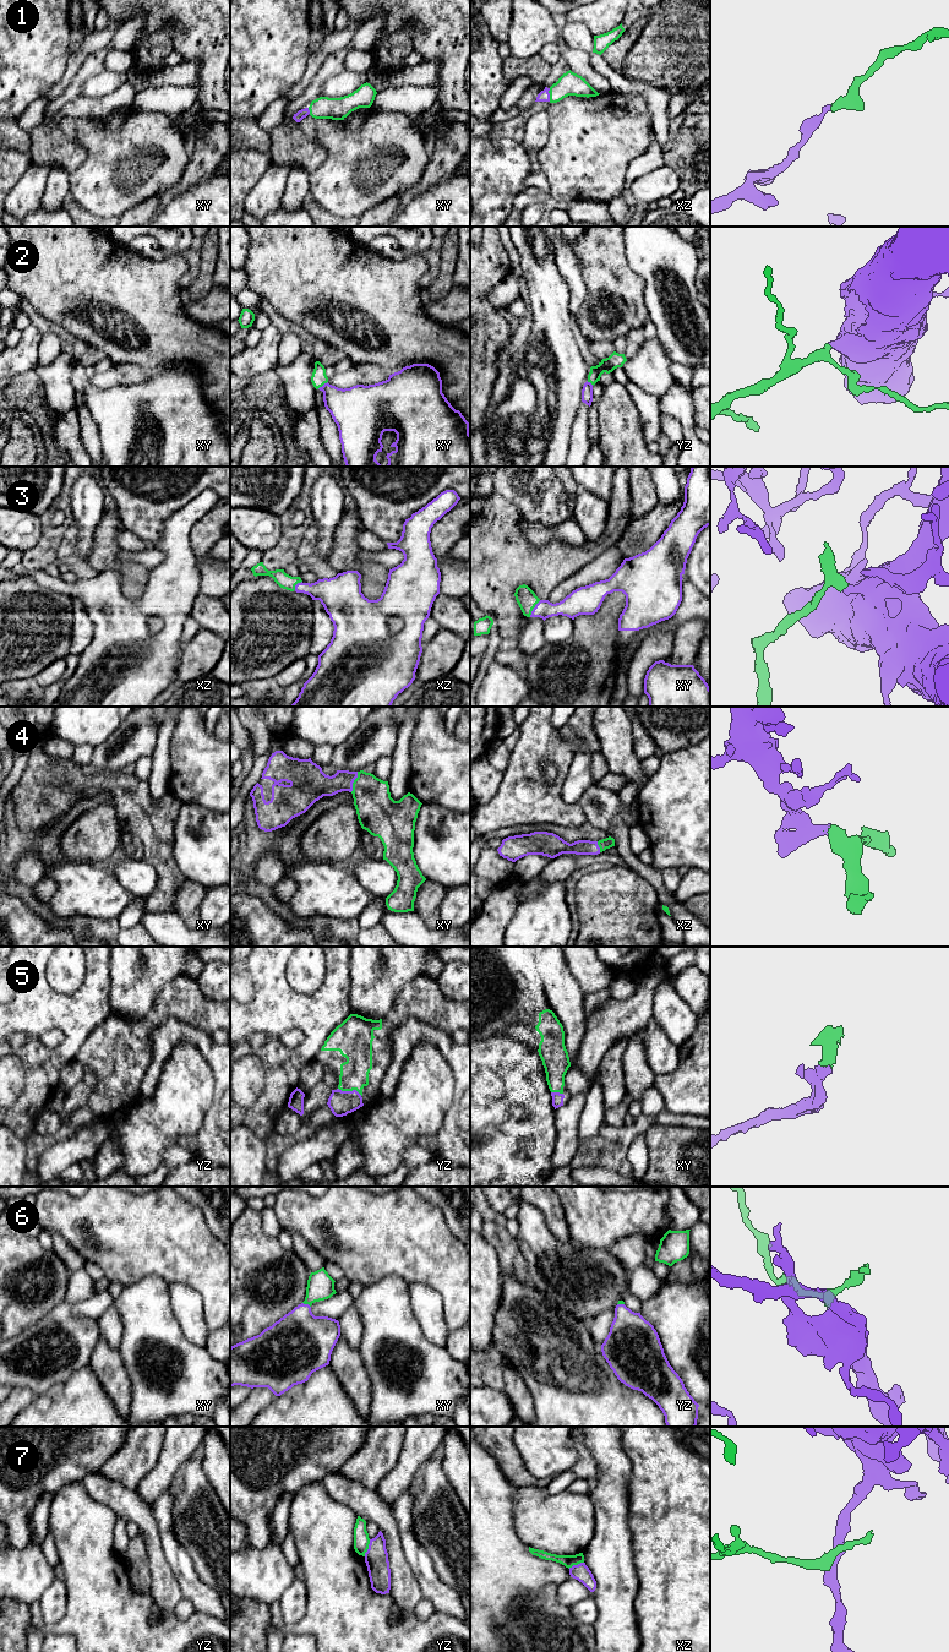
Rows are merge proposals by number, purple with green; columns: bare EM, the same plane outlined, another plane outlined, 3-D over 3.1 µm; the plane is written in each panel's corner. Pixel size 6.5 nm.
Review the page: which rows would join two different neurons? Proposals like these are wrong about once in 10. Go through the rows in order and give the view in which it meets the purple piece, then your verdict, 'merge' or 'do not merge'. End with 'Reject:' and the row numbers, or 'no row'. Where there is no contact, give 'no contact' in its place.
1: xz | merge
2: xy | merge
3: xy | merge
4: xy | merge
5: yz | merge
6: xy | merge
7: yz | merge
Reject: no row

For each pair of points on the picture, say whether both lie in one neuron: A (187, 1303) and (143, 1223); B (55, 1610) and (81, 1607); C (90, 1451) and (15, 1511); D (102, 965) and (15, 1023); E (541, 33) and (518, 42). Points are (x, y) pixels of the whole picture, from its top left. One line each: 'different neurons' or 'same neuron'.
A: different neurons
B: different neurons
C: same neuron
D: same neuron
E: same neuron

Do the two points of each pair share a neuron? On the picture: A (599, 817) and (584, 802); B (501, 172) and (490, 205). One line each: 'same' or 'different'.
A: same
B: same

